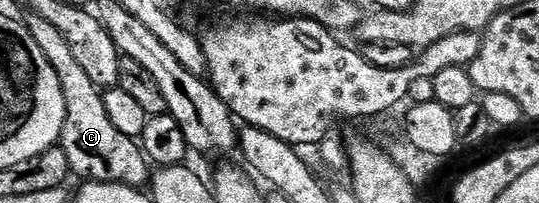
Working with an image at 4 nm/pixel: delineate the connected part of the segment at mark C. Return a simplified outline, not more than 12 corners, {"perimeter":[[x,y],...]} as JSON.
{"perimeter":[[26,25],[58,72],[66,116],[58,145],[72,174],[147,187],[139,141],[114,128],[102,90],[62,32]]}

